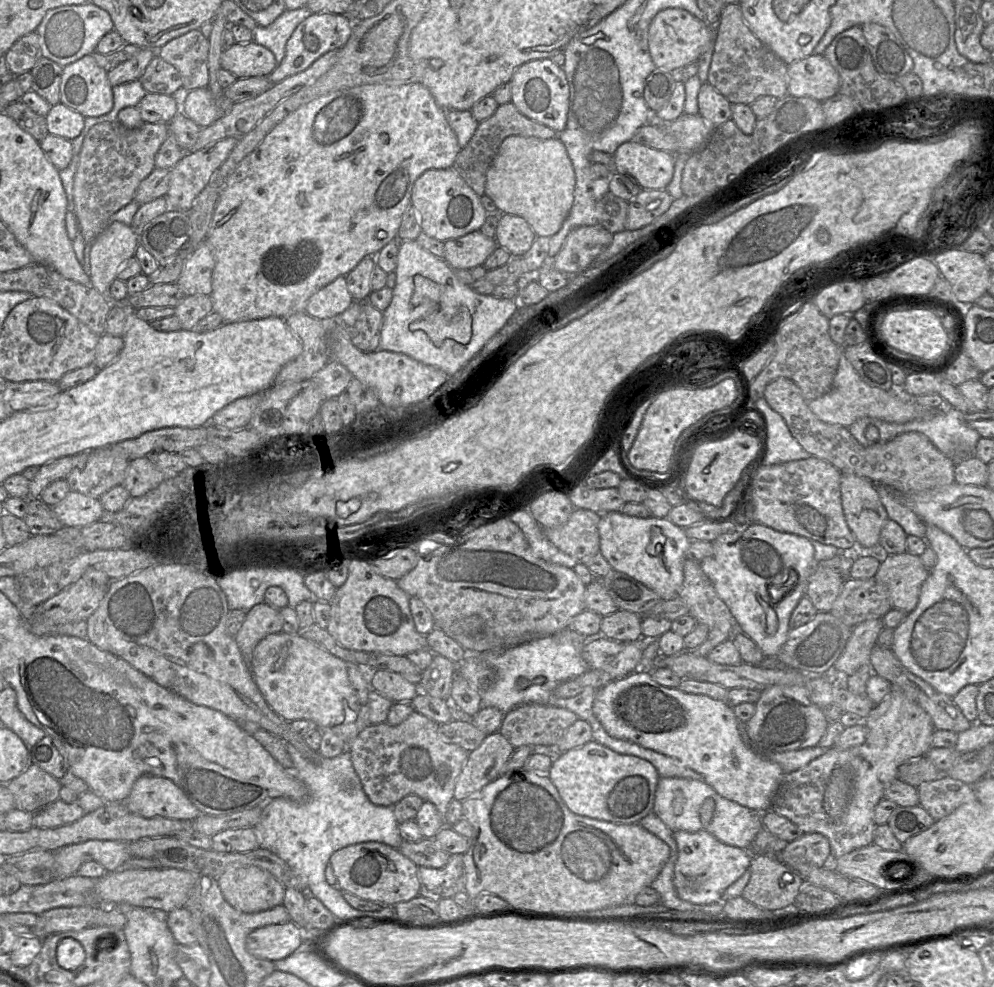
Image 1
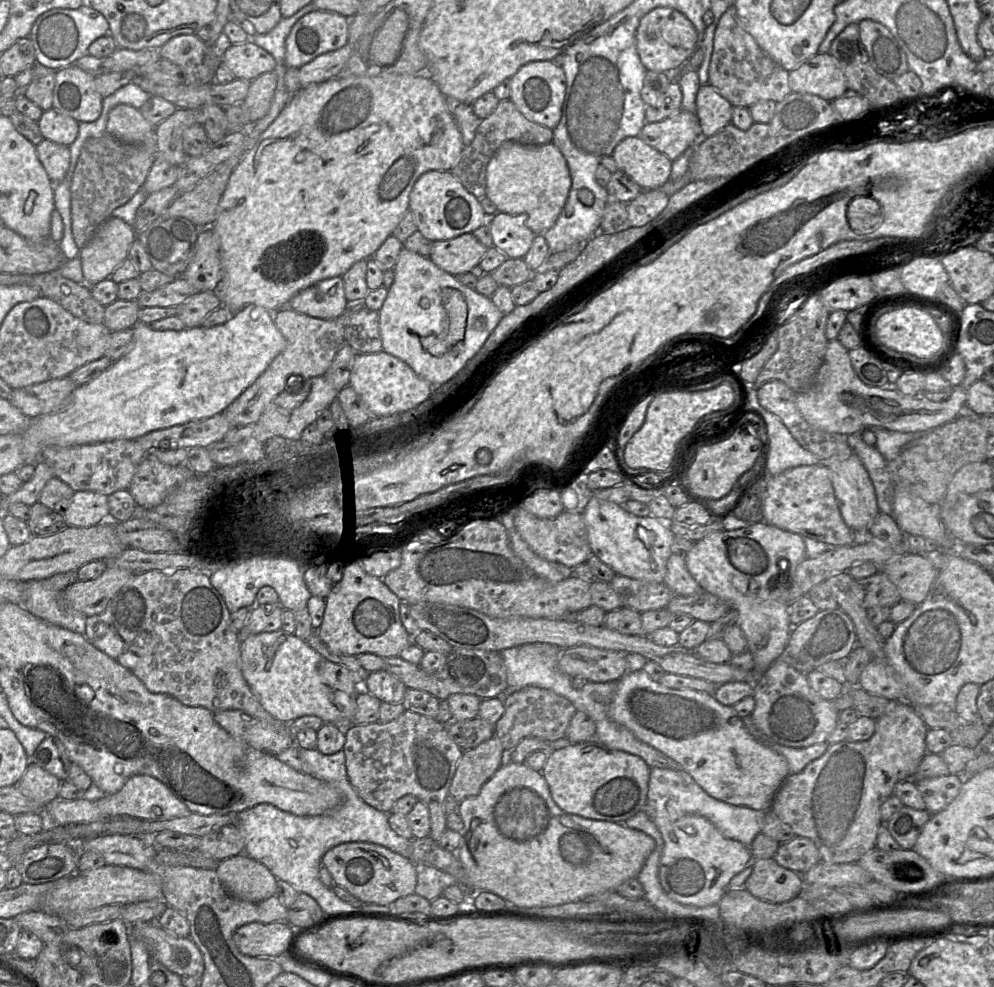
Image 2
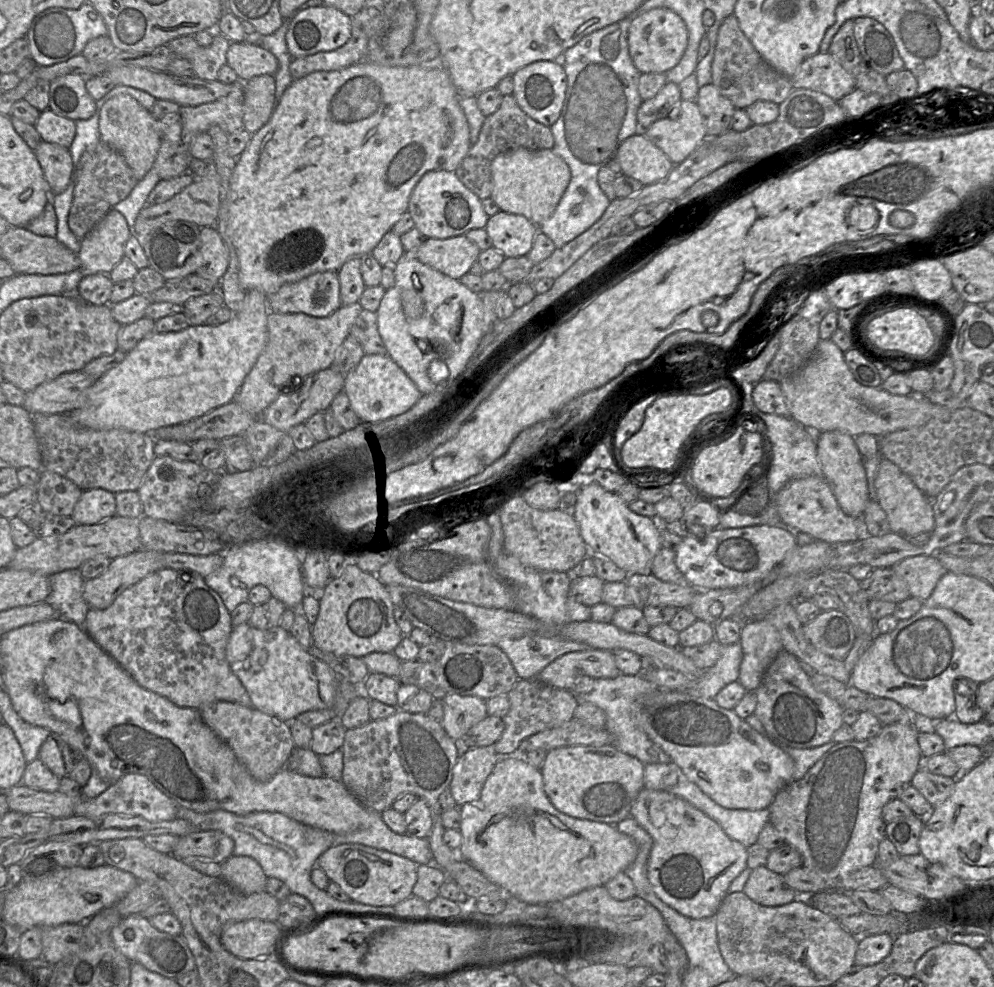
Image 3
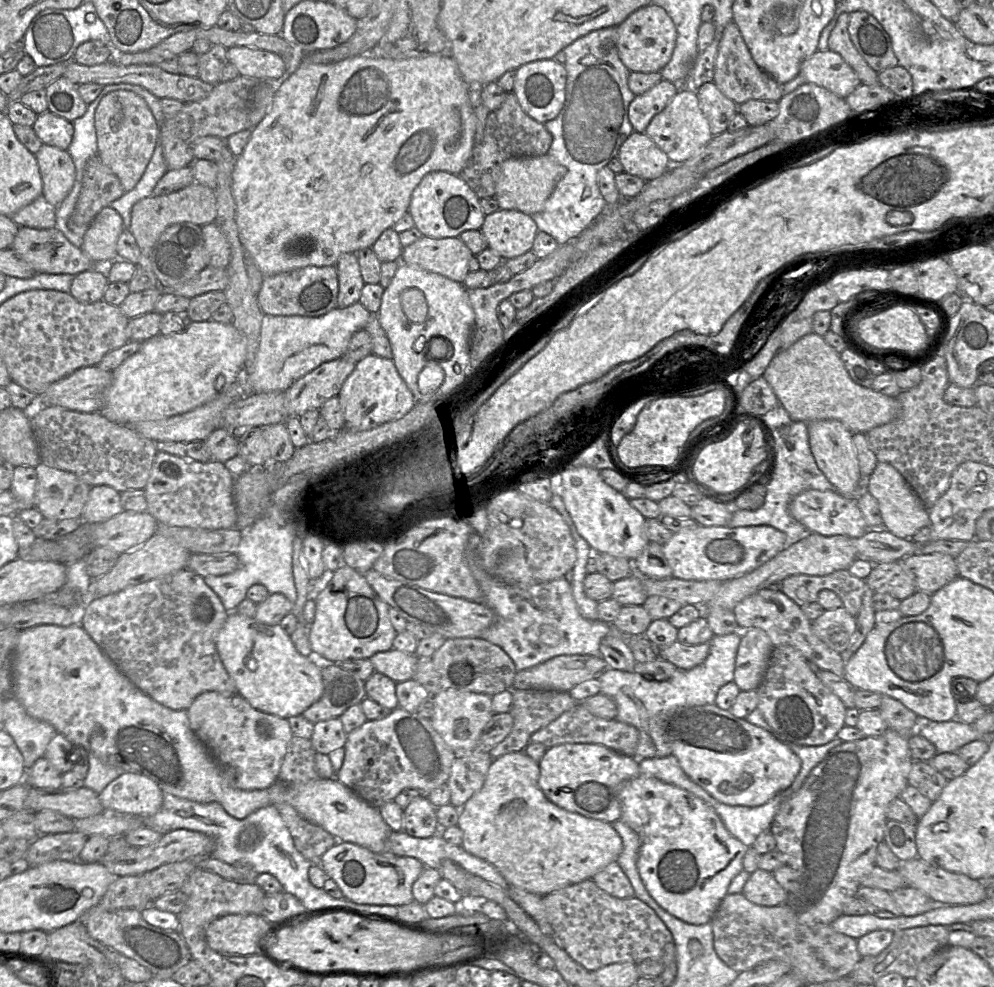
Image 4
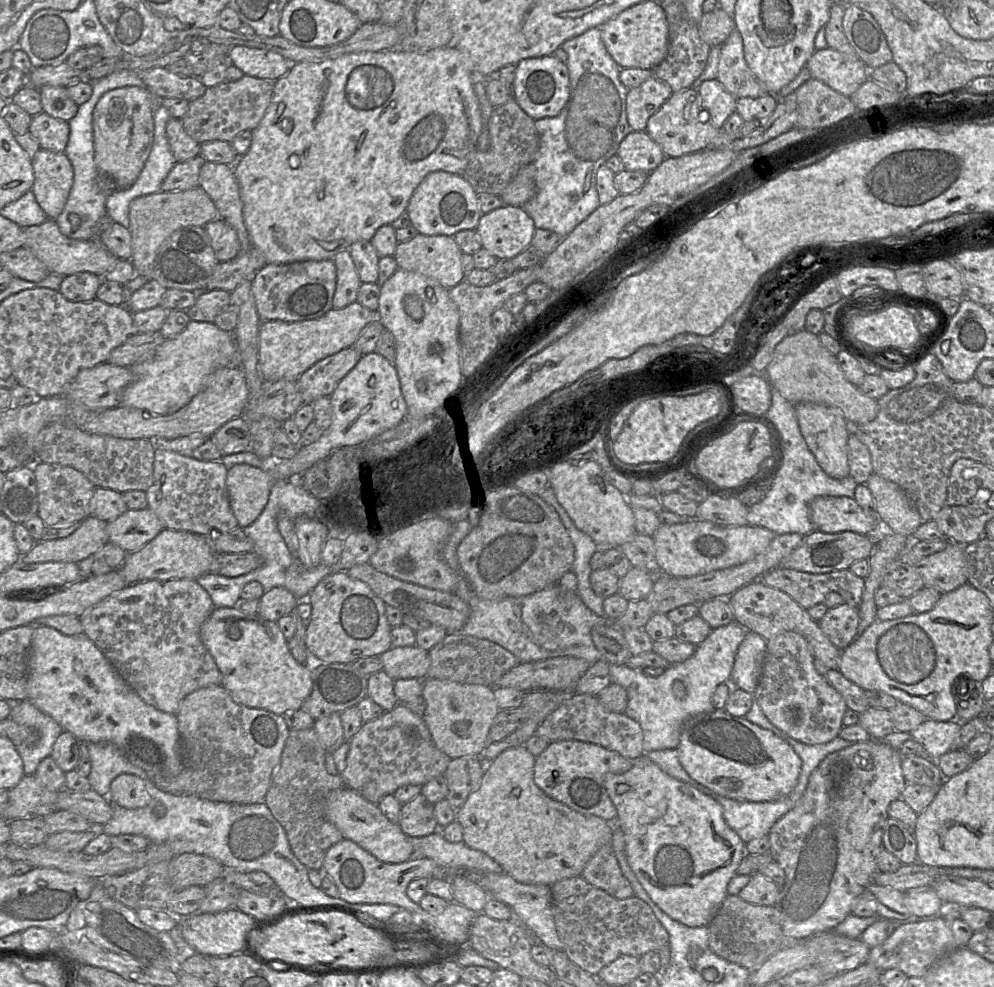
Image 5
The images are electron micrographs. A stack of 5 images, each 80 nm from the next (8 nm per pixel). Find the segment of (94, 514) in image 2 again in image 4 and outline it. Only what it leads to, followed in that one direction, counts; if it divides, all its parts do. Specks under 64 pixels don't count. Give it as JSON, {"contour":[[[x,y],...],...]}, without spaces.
{"contour":[[[105,485],[93,486],[81,514],[81,521],[95,524],[105,522],[123,512],[120,492]]]}

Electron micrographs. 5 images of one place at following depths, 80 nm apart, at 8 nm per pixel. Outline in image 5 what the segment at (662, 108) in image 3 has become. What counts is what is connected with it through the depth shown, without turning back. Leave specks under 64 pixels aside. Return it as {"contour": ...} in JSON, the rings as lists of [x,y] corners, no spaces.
{"contour":[[[651,77],[641,85],[629,89],[626,114],[632,131],[645,131],[647,122],[673,94],[670,86]]]}

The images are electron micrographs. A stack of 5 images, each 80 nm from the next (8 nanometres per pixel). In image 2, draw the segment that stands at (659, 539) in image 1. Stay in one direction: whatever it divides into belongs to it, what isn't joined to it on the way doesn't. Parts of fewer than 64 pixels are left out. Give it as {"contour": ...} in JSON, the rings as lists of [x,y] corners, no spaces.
{"contour":[[[592,498],[583,512],[592,554],[599,557],[616,574],[650,582],[662,583],[667,560],[672,554],[675,535],[669,525],[653,516],[639,517],[621,505]]]}

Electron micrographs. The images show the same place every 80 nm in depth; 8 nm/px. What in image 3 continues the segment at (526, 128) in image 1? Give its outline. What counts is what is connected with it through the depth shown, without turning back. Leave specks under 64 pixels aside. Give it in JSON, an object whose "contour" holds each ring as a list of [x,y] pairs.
{"contour":[[[512,94],[503,96],[502,102],[493,114],[485,117],[478,140],[471,145],[468,153],[454,171],[458,179],[480,200],[491,197],[493,178],[491,163],[505,151],[517,148],[530,150],[552,149],[554,137],[551,128],[528,116],[518,105]]]}

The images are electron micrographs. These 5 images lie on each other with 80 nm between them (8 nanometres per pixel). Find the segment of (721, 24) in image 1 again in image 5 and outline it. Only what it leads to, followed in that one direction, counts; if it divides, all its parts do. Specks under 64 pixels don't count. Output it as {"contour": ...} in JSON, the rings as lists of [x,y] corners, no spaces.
{"contour":[[[736,29],[721,46],[716,79],[736,99],[768,94],[745,61],[742,37]]]}

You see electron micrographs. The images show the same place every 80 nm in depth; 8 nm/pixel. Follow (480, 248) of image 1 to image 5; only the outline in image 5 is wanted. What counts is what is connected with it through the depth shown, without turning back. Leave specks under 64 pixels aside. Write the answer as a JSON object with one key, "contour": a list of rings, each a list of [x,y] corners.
{"contour":[[[420,233],[409,241],[398,242],[393,255],[398,269],[416,272],[432,278],[447,289],[456,286],[466,278],[467,273],[462,268],[461,256],[462,251],[452,236],[429,236]]]}

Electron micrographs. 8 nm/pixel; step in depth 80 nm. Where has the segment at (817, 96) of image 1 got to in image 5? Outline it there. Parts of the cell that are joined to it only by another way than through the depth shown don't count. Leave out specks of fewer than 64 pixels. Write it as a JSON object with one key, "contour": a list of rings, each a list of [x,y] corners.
{"contour":[[[829,47],[816,50],[805,65],[811,78],[819,80],[850,97],[870,78],[870,70],[859,60],[850,60],[846,55]]]}

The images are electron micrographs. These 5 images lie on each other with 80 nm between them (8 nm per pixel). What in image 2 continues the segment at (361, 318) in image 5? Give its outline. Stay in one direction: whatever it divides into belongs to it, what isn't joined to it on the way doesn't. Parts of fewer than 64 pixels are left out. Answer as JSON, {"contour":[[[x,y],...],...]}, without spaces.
{"contour":[[[284,307],[273,314],[273,322],[285,338],[286,346],[256,381],[222,412],[231,427],[256,424],[267,406],[285,390],[291,375],[300,376],[304,380],[323,376],[344,343],[346,312],[337,318],[321,319]]]}

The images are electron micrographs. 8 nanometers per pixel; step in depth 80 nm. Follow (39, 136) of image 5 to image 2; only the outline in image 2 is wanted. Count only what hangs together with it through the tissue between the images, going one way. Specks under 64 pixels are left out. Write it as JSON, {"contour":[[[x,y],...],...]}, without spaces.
{"contour":[[[53,108],[44,111],[37,123],[44,139],[58,144],[69,146],[78,135],[79,122]]]}

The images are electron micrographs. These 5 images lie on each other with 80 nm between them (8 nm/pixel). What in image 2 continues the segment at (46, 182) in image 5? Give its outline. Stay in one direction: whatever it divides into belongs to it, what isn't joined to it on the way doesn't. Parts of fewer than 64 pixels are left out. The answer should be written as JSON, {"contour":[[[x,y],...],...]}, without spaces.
{"contour":[[[43,139],[36,146],[36,153],[52,183],[60,183],[70,166],[69,146]]]}

